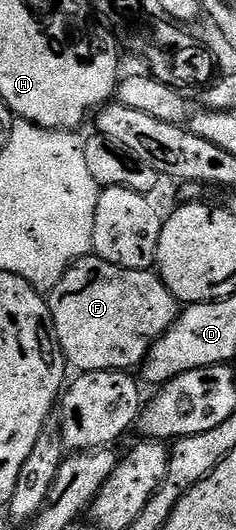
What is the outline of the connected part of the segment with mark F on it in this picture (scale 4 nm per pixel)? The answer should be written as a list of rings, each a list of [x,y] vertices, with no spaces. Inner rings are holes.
[[[96,256],[81,257],[65,273],[60,283],[48,295],[50,322],[54,325],[54,336],[67,366],[78,373],[121,369],[134,371],[145,361],[148,351],[172,327],[180,312],[180,302],[162,282],[157,272],[150,269],[125,269],[116,267]]]

